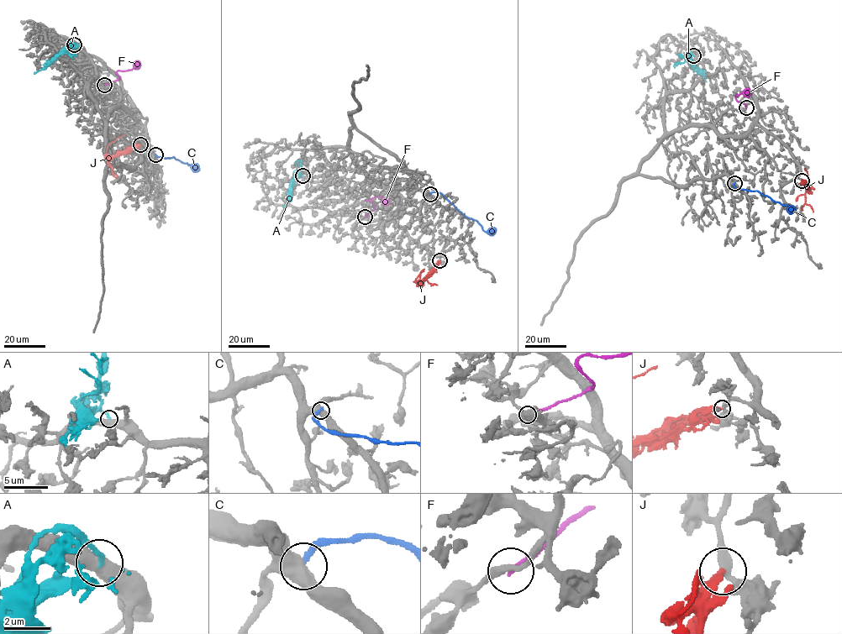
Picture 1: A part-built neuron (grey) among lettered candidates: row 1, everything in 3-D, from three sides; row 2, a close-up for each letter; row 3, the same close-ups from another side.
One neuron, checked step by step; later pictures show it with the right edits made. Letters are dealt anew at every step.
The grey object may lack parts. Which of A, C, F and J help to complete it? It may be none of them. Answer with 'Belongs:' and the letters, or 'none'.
Belongs: none

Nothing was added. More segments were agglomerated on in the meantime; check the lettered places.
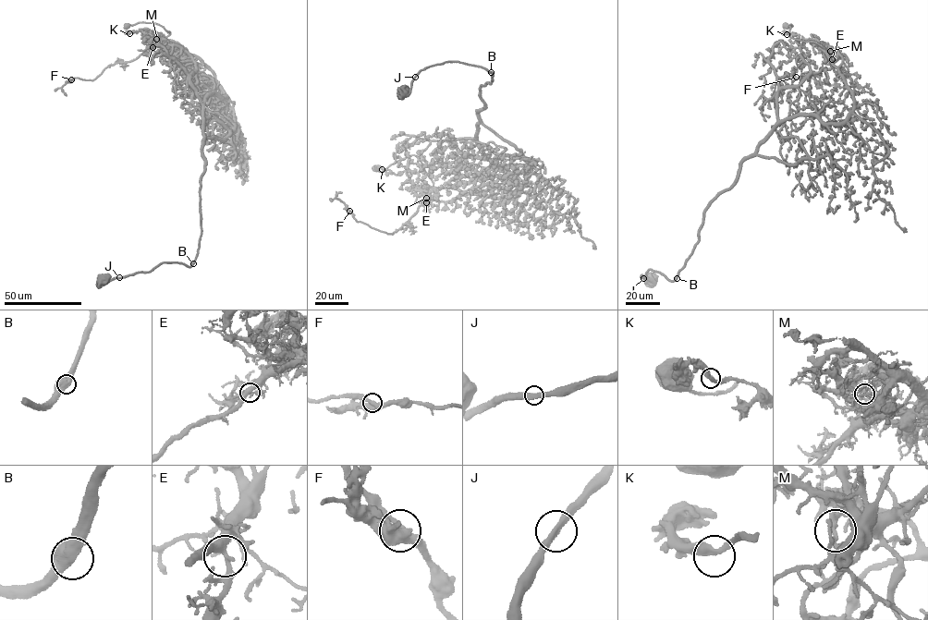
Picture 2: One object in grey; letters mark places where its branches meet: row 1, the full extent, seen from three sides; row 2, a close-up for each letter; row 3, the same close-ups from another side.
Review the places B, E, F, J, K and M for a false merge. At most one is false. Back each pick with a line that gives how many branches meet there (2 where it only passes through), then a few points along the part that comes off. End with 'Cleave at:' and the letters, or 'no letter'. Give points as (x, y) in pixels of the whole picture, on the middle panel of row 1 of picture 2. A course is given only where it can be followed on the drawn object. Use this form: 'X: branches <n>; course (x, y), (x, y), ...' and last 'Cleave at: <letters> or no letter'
M: branches 2; course (426, 198), (401, 227), (393, 234), (387, 234), (357, 222), (335, 197), (342, 192)
Cleave at: M

